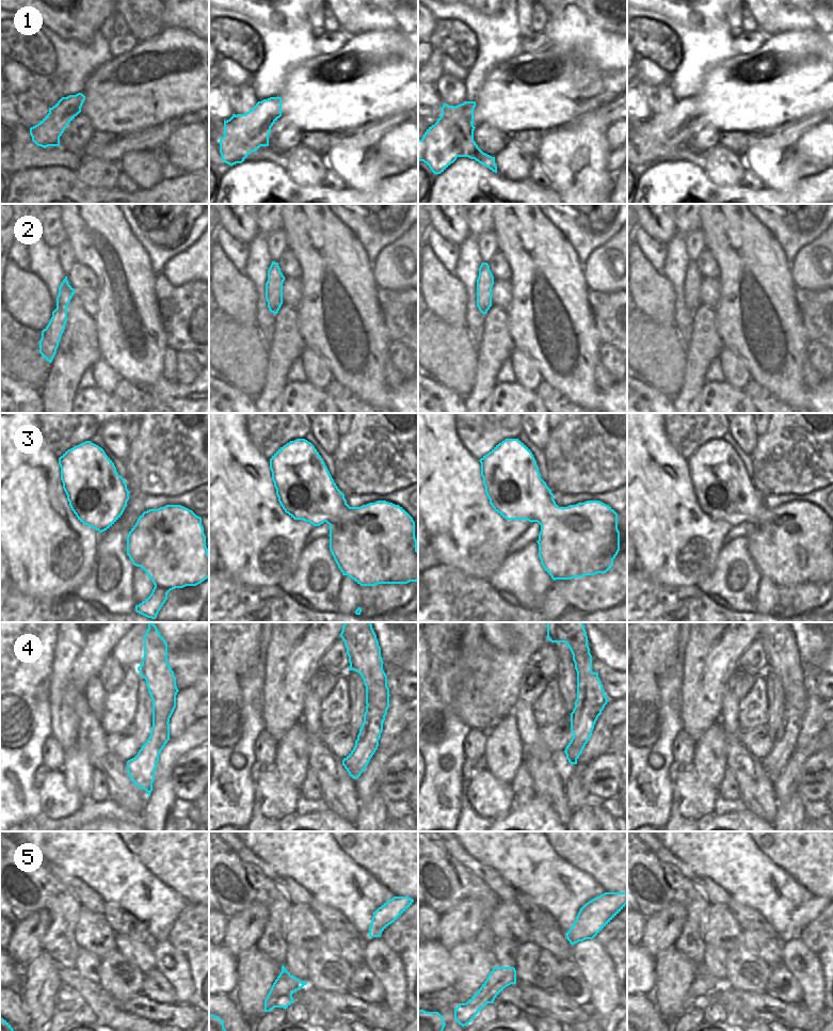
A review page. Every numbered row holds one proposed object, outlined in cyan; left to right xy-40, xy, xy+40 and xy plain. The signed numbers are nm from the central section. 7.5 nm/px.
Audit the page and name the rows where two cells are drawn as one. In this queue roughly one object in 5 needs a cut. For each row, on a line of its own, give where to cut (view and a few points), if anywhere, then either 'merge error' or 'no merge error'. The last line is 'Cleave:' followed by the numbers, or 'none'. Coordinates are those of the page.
1: xy+40 (465, 117), (459, 122), (454, 130), (455, 144), (461, 156) | merge error
2: no cut | no merge error
3: no cut | no merge error
4: xy+40 (575, 703), (585, 712), (601, 711) | merge error
5: no cut | no merge error
Cleave: 1, 4

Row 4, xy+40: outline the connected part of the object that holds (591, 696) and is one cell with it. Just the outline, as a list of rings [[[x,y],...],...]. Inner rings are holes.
[[[547,622],[547,640],[565,643],[577,671],[577,699],[584,713],[603,711],[609,701],[605,695],[598,672],[592,671],[592,655],[583,622]]]

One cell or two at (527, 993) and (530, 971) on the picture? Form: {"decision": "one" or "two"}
{"decision": "two"}

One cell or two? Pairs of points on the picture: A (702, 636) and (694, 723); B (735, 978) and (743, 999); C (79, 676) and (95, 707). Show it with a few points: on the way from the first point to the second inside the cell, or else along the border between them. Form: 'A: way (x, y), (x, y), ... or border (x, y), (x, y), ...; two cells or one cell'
A: way (699, 657), (699, 676), (689, 686), (689, 701); one cell
B: border (725, 983), (737, 989), (765, 993); two cells
C: border (97, 675), (89, 680), (82, 691); two cells

